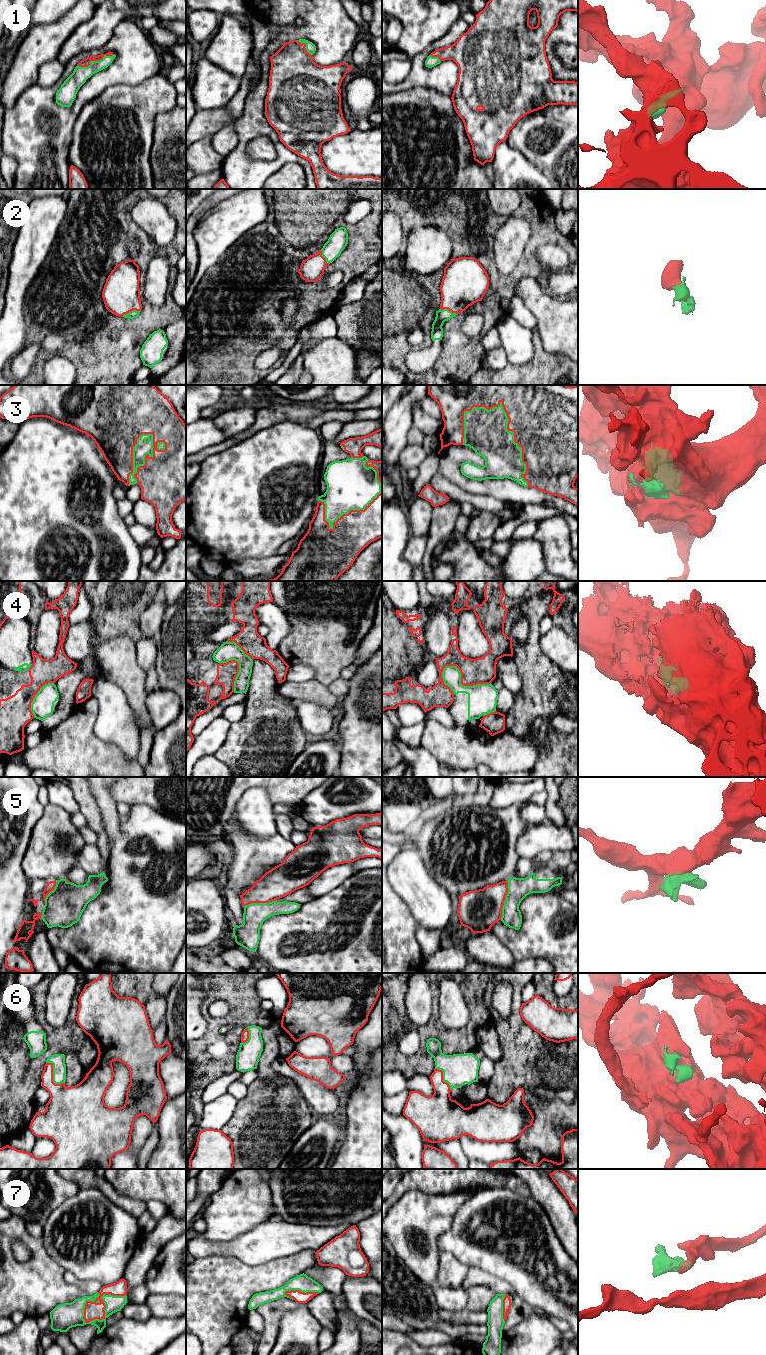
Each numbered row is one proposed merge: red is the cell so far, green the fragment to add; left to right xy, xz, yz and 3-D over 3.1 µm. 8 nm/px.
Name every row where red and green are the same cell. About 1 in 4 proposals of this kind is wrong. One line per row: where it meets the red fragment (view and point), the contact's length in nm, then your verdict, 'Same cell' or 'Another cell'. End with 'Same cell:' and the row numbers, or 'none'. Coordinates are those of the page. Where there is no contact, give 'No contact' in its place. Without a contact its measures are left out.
1: Touches red at xy (94, 60). Shared border 320 nm. Same cell
2: Touches red at xy (131, 310). Shared border 160 nm. Same cell
3: Touches red at yz (508, 429). Shared border 800 nm. Same cell
4: Touches red at yz (461, 682). Shared border 400 nm. Another cell
5: Touches red at yz (504, 900). Shared border 320 nm. Another cell
6: Touches red at xy (52, 1075). Shared border 220 nm. Same cell
7: Touches red at xy (97, 1297). Shared border 400 nm. Same cell
Same cell: 1, 2, 3, 6, 7

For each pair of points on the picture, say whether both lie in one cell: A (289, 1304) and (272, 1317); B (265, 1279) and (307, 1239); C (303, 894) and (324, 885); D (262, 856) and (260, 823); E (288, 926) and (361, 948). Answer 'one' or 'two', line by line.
A: one
B: two
C: two
D: two
E: one

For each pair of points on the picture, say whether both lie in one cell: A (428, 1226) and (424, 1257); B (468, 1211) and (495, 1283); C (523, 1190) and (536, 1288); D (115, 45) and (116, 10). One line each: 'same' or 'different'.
A: same
B: different
C: different
D: different

